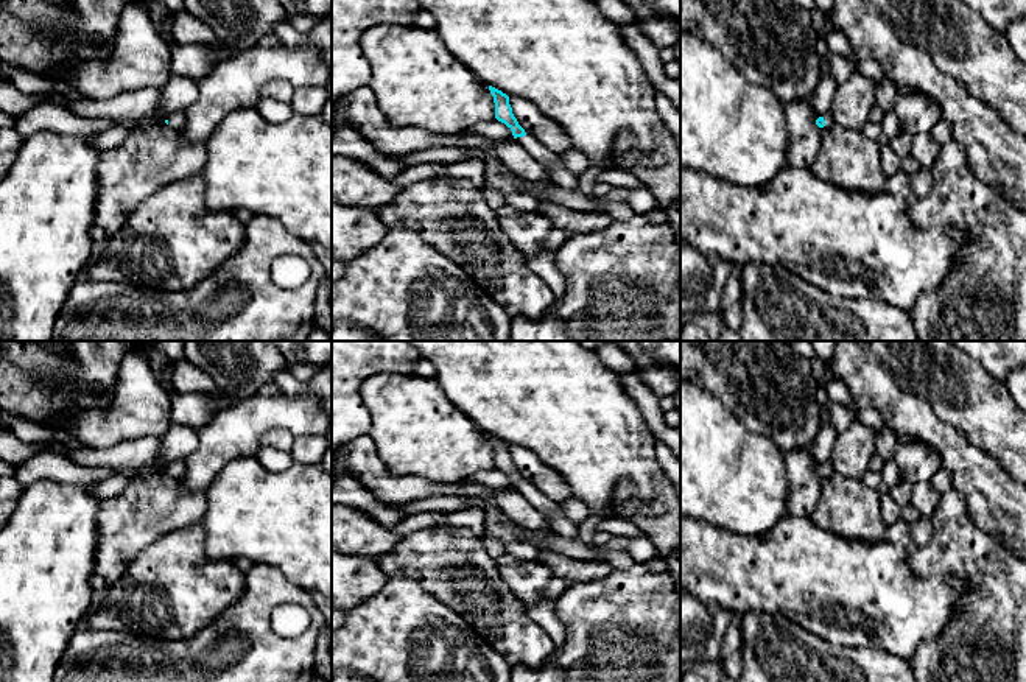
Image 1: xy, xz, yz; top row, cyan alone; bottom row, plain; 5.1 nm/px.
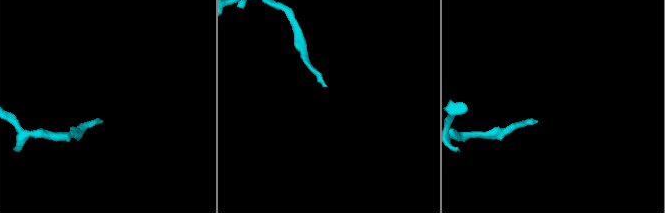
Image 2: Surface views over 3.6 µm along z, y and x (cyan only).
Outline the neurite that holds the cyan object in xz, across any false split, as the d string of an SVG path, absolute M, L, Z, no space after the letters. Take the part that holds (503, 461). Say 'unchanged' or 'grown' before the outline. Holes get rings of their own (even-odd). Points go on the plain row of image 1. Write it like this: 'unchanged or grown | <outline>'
grown | M489 434L489 439L495 452L495 467L504 472L512 480L514 487L545 515L554 534L578 540L579 536L578 525L570 522L562 514L557 503L554 503L553 500L550 500L548 497L545 497L542 492L539 492L536 487L532 487L525 481L525 478L518 473L517 467L512 462L509 445L492 434Z

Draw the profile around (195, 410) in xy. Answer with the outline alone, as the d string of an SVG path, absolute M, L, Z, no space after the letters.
M170 391L171 420L199 430L206 427L223 408L232 405L230 395L223 391L177 392Z

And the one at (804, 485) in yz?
M810 448L792 450L785 455L786 478L788 478L788 515L811 517L814 506L819 501L822 476L816 473L819 467Z

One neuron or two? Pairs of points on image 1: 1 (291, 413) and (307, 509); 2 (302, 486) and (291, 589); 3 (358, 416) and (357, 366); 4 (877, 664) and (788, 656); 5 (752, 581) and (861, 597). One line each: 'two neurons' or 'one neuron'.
1: two neurons
2: two neurons
3: one neuron
4: one neuron
5: one neuron

